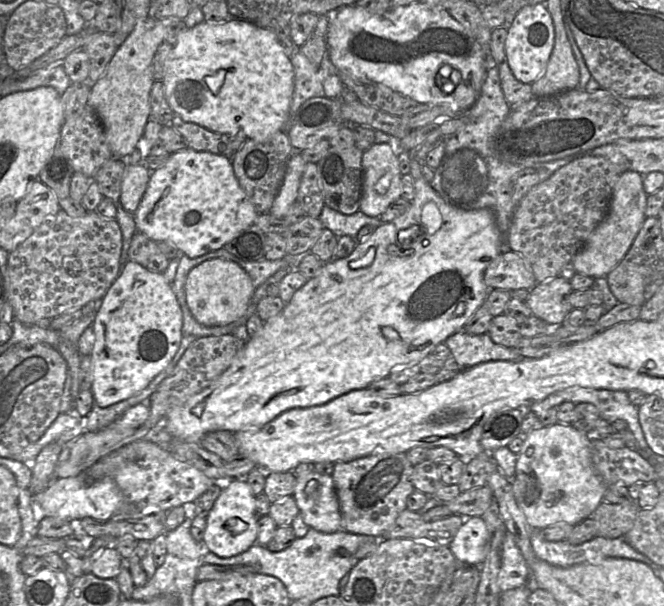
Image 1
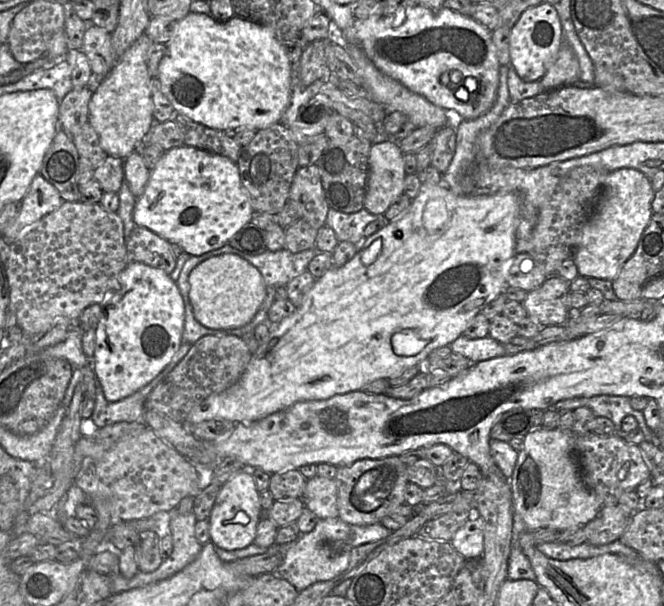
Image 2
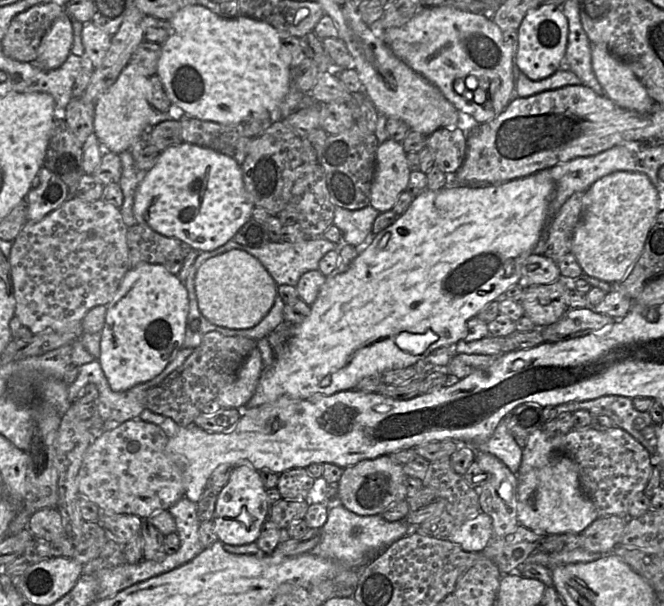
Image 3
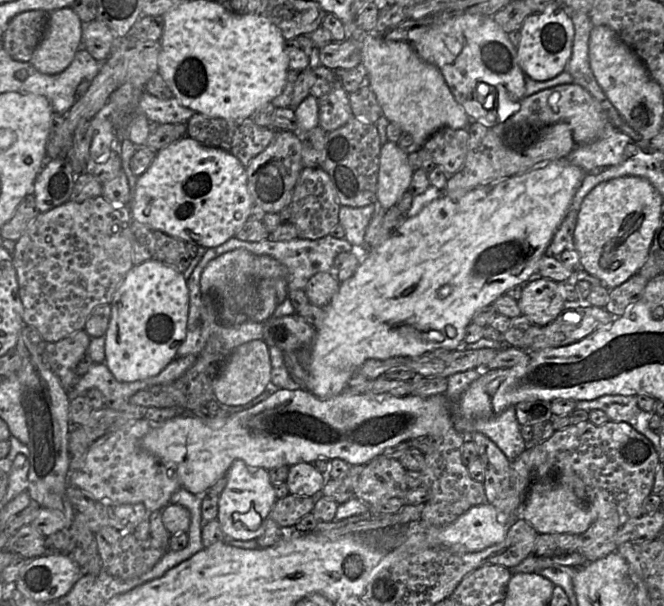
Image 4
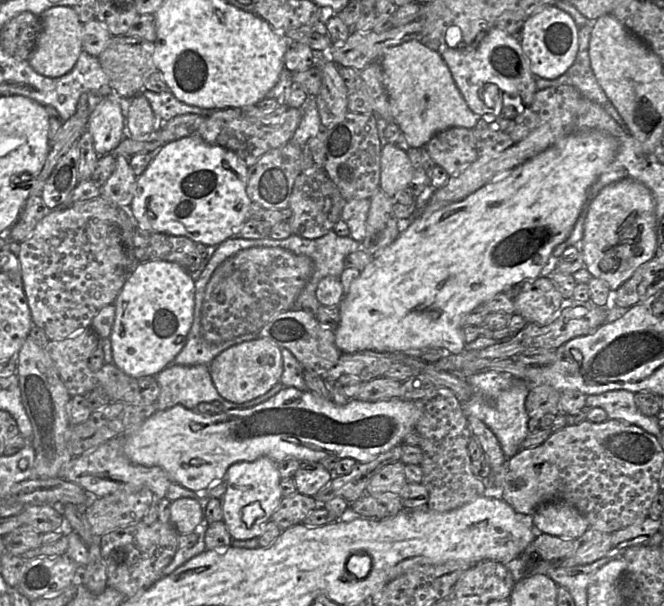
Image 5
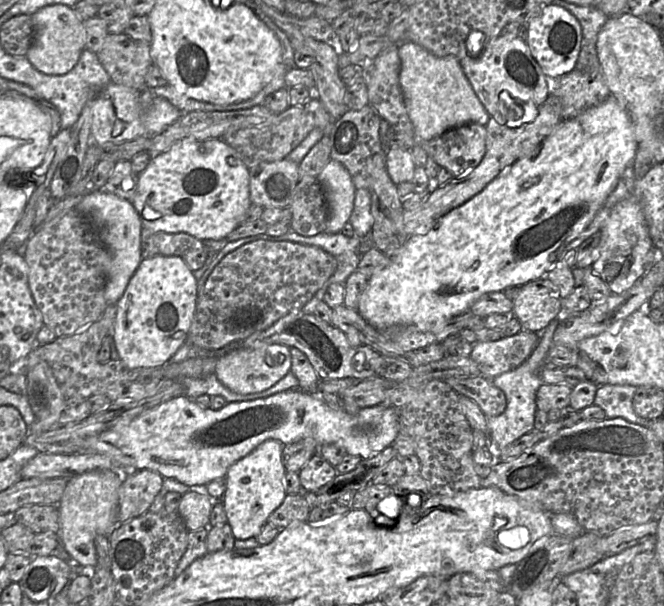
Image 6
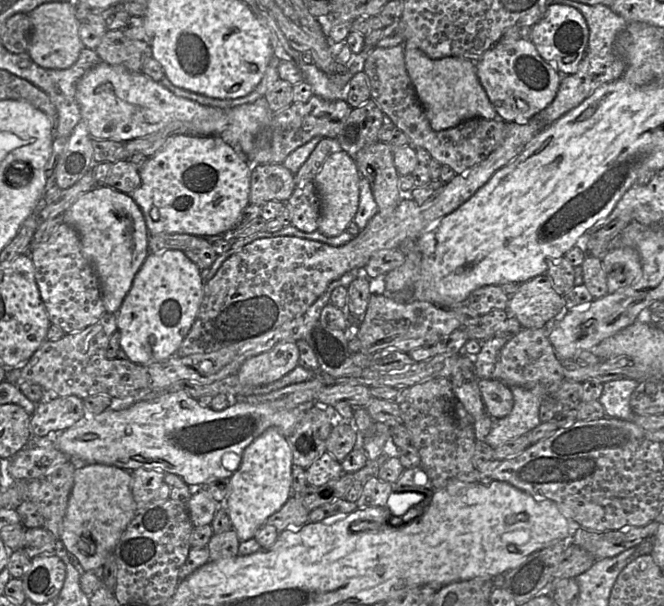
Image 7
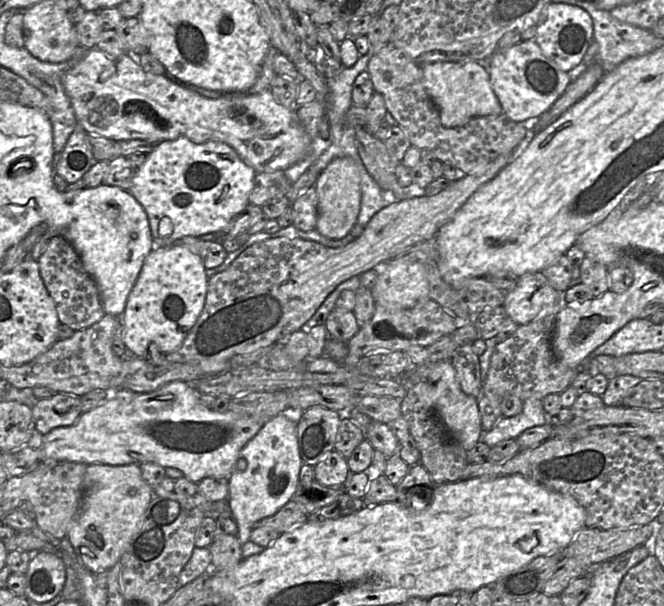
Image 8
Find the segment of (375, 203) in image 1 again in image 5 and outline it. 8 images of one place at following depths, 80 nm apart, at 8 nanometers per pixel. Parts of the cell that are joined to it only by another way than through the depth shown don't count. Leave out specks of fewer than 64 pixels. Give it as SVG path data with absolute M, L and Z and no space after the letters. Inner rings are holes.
M388 142L382 146L380 159L380 189L394 198L396 193L407 187L413 177L414 168L407 151Z

